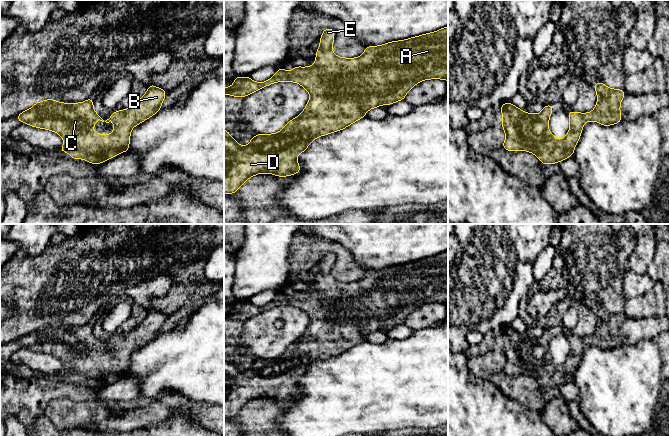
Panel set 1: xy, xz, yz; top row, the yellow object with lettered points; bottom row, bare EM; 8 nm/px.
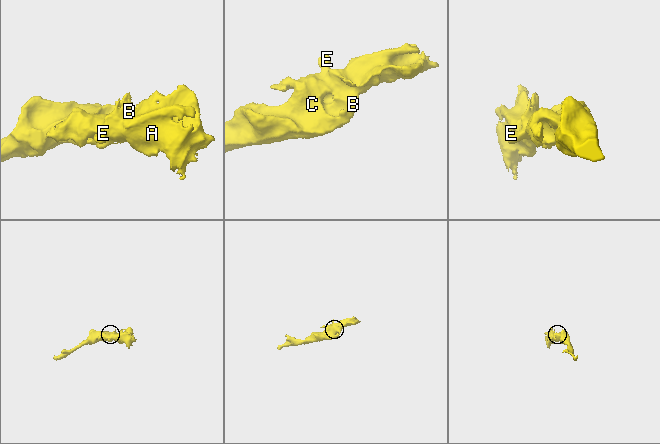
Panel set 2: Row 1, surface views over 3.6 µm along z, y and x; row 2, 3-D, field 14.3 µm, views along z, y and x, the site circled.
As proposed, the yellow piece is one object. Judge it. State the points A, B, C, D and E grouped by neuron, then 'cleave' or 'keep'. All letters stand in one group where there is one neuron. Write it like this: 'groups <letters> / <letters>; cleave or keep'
groups A B C D E; keep

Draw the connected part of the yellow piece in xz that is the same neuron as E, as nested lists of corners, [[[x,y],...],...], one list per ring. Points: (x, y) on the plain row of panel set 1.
[[[448,250],[406,264],[366,270],[364,278],[358,282],[336,280],[331,274],[333,266],[334,253],[326,252],[321,259],[314,289],[296,290],[292,295],[279,292],[272,302],[262,307],[248,300],[235,301],[234,308],[224,312],[224,318],[244,322],[274,306],[289,305],[299,307],[310,318],[309,326],[298,341],[278,357],[255,359],[247,370],[240,370],[224,352],[224,418],[237,416],[247,403],[260,397],[284,401],[300,396],[296,381],[315,362],[348,351],[363,342],[369,333],[404,324],[407,316],[423,304],[448,305]]]

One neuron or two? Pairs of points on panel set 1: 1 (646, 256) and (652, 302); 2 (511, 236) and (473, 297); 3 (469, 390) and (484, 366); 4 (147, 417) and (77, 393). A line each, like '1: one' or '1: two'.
1: one
2: one
3: two
4: two

